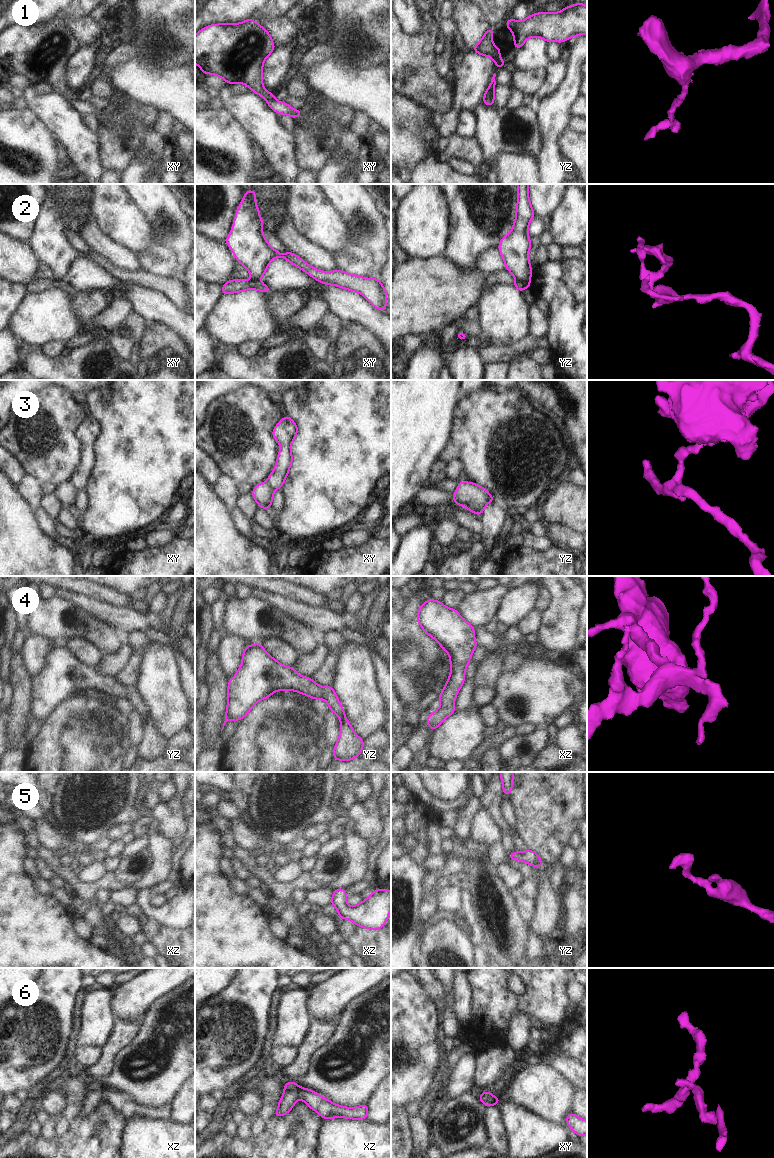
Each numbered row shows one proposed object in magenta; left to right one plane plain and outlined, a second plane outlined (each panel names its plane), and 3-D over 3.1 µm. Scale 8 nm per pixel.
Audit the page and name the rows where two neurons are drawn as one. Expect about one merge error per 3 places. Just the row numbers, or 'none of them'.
2, 3

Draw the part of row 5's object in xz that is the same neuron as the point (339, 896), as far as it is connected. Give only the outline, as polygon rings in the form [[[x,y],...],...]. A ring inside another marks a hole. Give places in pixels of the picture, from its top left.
[[[345,888],[334,890],[331,902],[338,910],[338,918],[371,930],[381,930],[386,924],[391,910],[391,892],[375,889],[374,892],[356,906],[347,906],[348,895]]]

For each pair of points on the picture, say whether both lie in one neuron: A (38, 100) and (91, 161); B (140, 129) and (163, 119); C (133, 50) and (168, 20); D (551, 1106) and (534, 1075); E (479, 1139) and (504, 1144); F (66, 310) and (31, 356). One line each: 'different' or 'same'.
A: same
B: same
C: different
D: same
E: different
F: different

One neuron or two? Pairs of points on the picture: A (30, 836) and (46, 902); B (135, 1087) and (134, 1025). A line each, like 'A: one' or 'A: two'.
A: two
B: two

